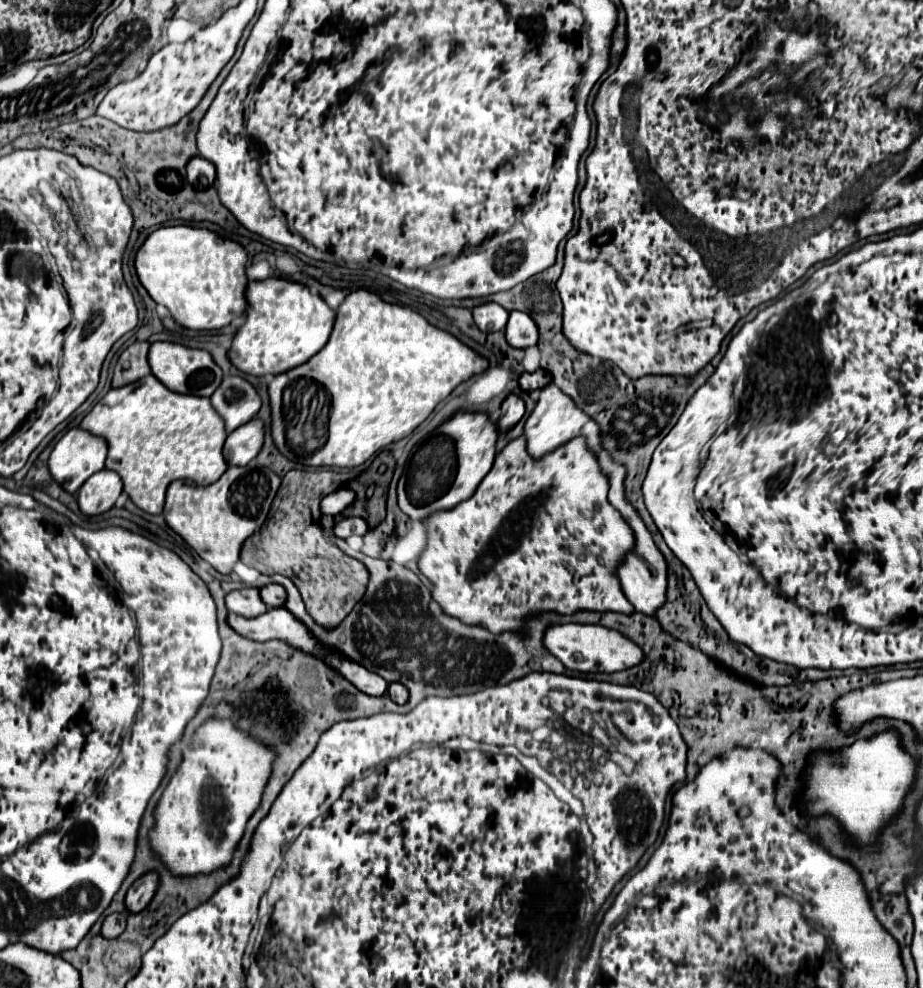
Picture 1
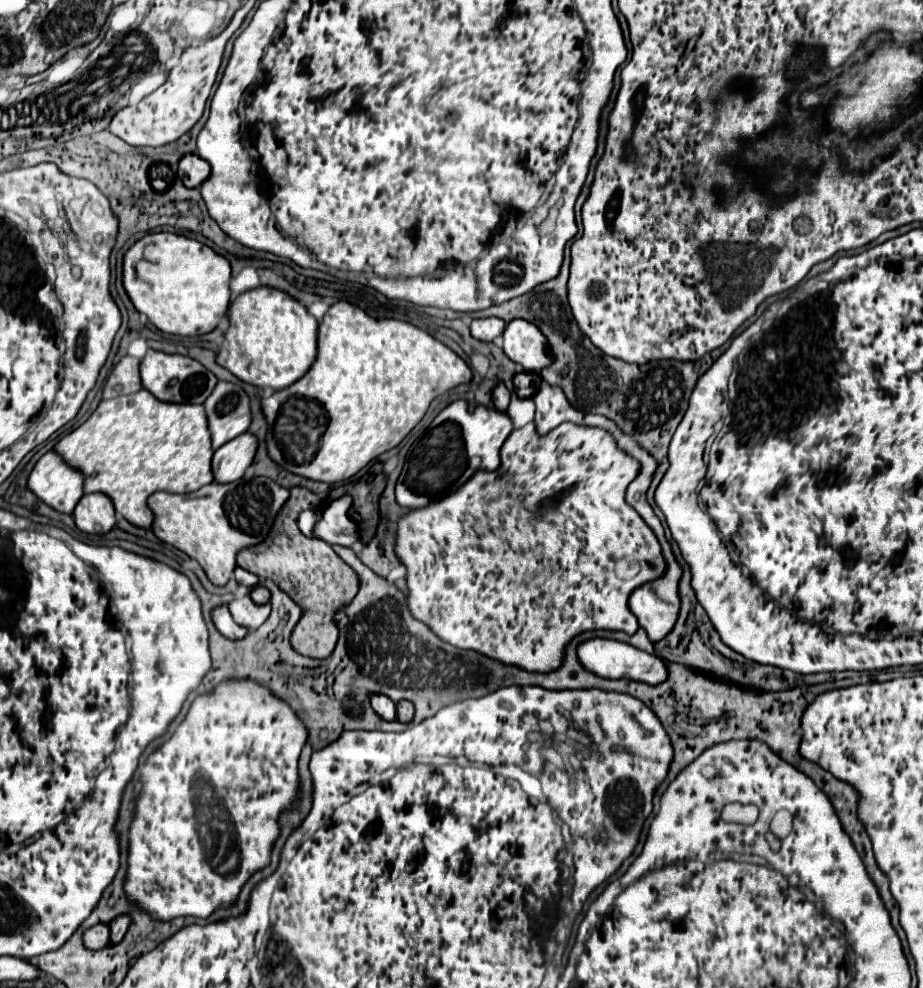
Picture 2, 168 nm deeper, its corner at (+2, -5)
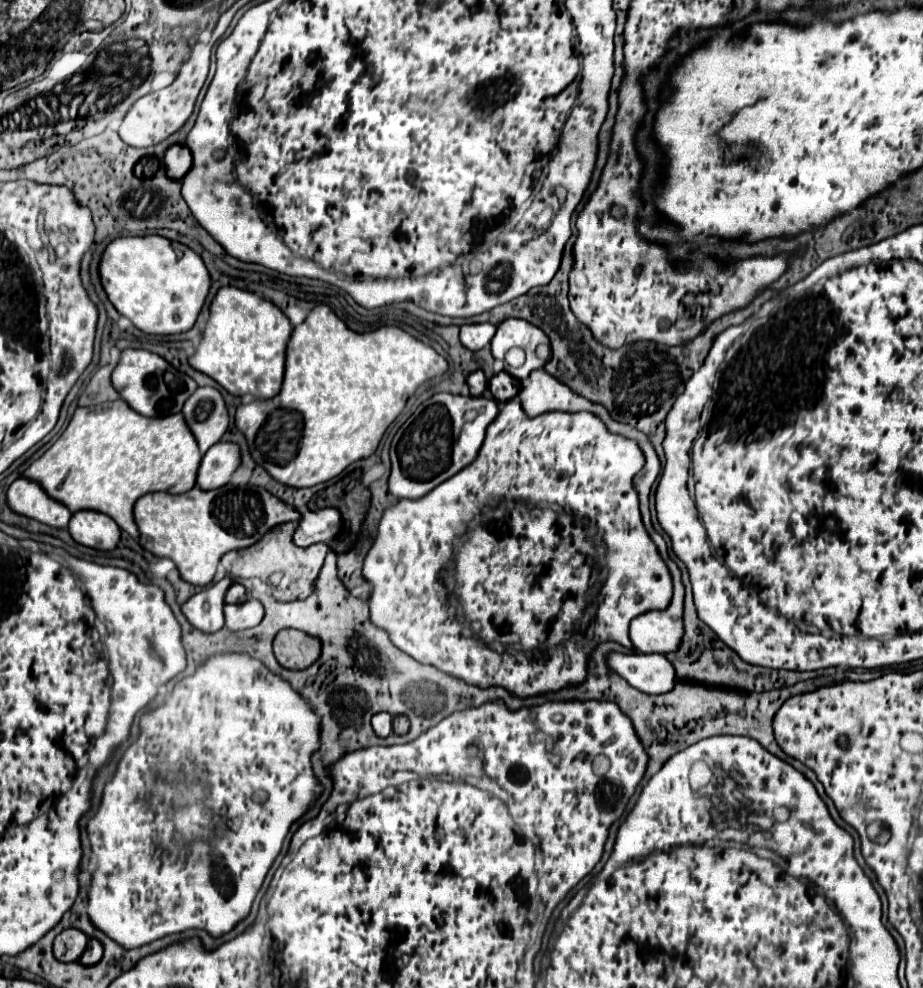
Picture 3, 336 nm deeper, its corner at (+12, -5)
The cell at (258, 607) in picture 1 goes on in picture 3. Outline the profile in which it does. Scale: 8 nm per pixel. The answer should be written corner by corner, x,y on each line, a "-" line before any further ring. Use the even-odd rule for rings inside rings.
246,600
242,604
226,604
224,606
226,628
230,630
246,630
254,628
264,618
264,608
258,600

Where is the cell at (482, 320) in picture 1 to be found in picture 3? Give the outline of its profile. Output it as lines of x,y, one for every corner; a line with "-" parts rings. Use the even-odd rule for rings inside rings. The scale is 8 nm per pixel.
468,324
460,328
460,342
464,348
476,352
490,344
490,340
494,338
494,332
496,332
496,326
492,324

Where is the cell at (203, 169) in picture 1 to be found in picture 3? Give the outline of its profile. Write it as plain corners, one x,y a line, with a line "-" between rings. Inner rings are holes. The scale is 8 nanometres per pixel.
172,144
166,154
164,154
164,166
166,166
166,174
174,180
180,180
192,166
192,156
190,150
182,144

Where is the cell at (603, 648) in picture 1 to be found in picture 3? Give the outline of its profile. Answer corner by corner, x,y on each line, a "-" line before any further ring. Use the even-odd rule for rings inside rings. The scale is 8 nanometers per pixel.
610,654
608,664
630,686
646,694
666,694
676,684
676,670
664,654

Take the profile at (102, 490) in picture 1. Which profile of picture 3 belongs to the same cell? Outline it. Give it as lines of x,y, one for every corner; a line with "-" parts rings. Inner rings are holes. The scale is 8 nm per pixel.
92,510
72,514
68,530
78,544
94,550
114,550
120,542
118,524
110,516

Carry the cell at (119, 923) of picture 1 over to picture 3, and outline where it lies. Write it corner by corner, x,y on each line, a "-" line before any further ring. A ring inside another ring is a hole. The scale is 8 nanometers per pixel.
68,928
60,932
54,940
54,956
60,962
76,962
86,950
86,944
88,944
88,938
84,932
76,928

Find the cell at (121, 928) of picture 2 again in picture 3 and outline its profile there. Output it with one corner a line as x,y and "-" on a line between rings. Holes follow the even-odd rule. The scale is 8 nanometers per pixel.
90,940
90,942
88,942
88,948
86,948
84,954
80,956
80,964
92,966
92,964
100,962
100,958
102,958
102,946
100,946
100,942
98,942
98,940

